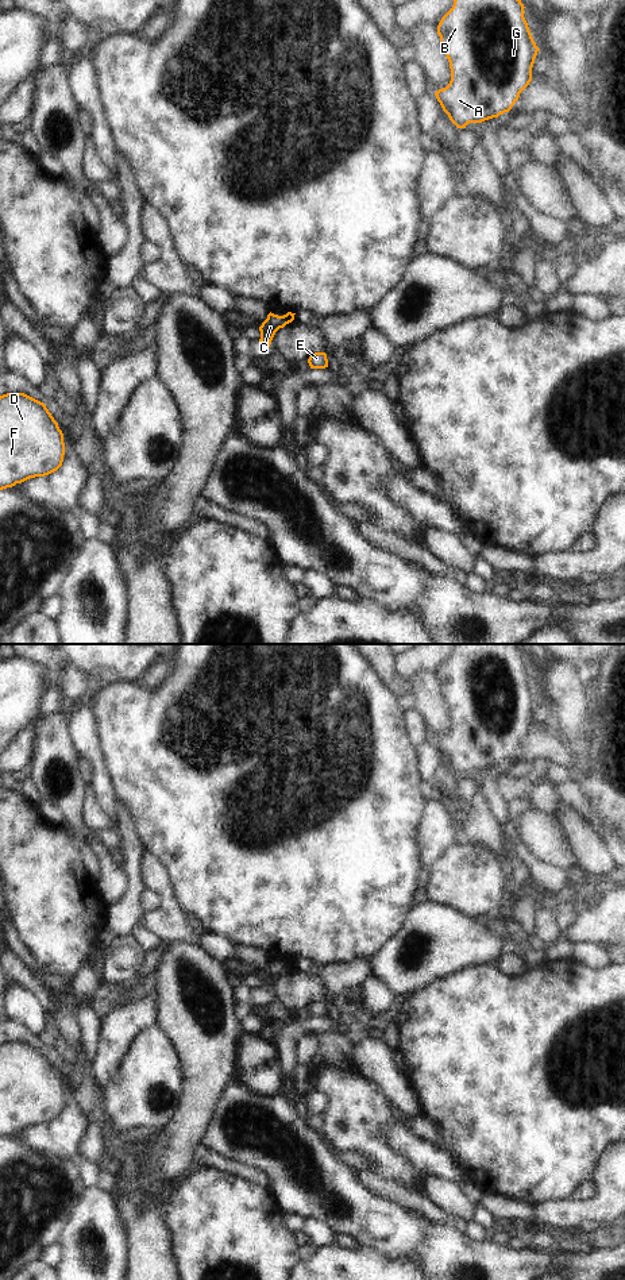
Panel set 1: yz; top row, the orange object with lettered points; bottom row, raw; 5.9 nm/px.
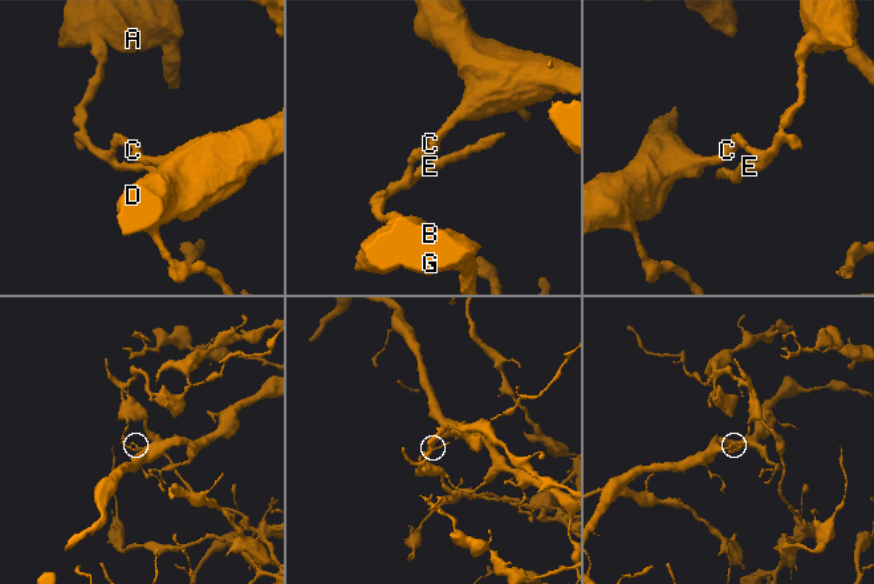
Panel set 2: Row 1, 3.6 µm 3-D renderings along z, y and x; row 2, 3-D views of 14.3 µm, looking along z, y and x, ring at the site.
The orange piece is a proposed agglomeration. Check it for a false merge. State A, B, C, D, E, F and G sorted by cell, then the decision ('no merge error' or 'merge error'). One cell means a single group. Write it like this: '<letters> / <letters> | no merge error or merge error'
A B C D F G / E | merge error

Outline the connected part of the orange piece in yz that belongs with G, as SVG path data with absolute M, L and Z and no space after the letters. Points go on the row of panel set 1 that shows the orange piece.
M454 0L437 26L440 43L450 62L451 81L435 96L458 128L482 123L509 112L532 81L540 50L524 18L521 0Z

